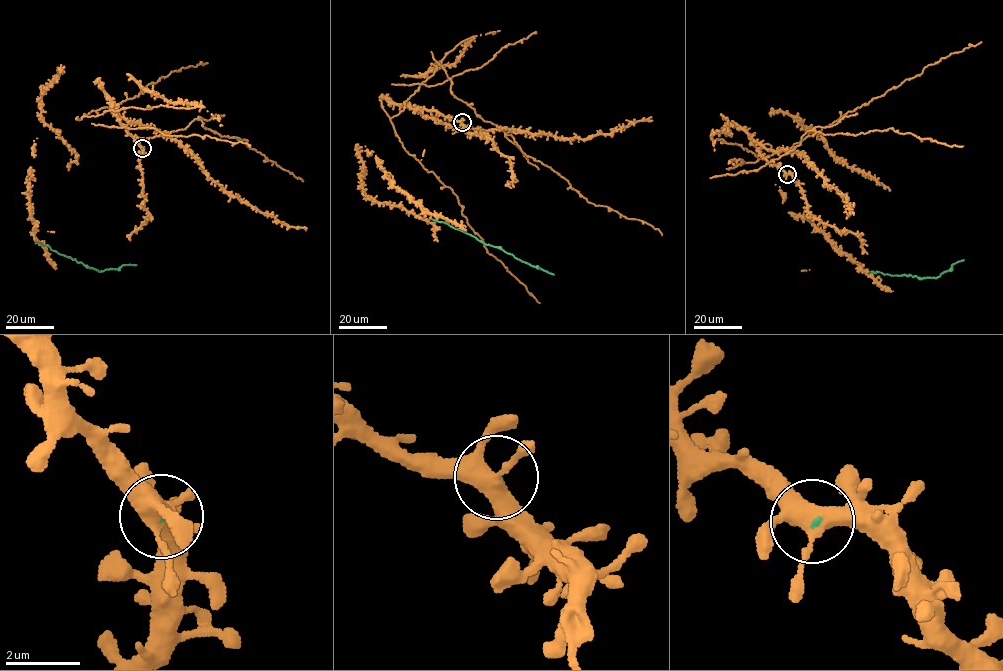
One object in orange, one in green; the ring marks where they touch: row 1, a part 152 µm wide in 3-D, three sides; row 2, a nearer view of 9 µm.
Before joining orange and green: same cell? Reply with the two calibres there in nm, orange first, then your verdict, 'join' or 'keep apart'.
420/60 nm | join

